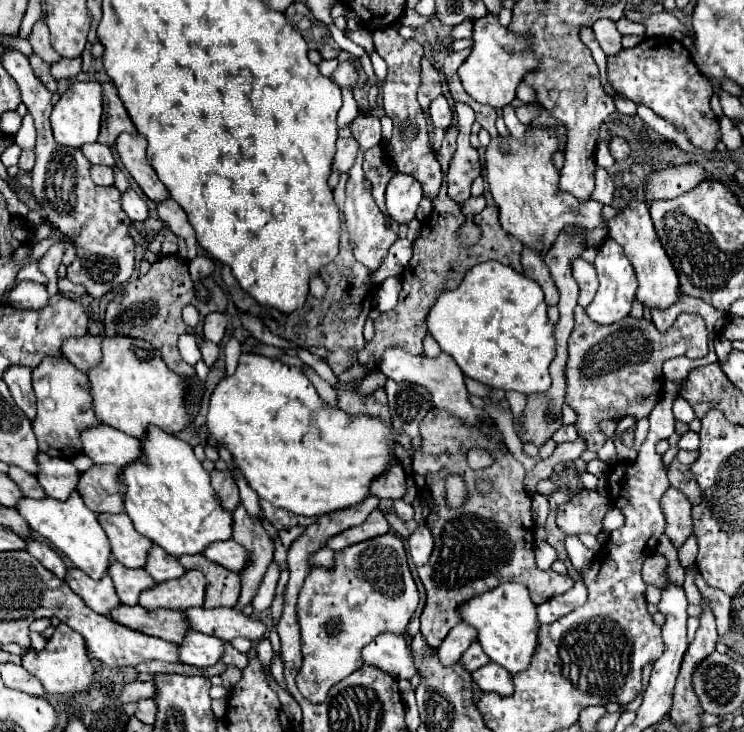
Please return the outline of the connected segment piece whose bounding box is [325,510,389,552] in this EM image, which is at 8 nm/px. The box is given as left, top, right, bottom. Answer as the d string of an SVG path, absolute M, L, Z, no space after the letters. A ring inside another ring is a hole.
M373 510L363 524L359 524L355 528L349 528L347 532L341 532L339 536L331 536L331 540L327 540L325 546L337 552L337 550L343 550L343 548L353 546L357 542L381 536L385 532L389 532L389 524L387 524L385 516L379 510Z

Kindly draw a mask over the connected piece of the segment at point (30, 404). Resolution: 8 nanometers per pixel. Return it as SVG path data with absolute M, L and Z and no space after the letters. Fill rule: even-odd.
M11 366L11 368L7 368L7 372L3 372L3 380L9 386L9 392L11 392L15 404L33 420L37 400L35 400L33 388L31 388L31 368Z

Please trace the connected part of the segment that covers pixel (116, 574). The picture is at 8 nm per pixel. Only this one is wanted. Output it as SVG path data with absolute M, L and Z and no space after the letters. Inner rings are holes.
M117 560L111 562L111 568L107 570L107 574L111 576L117 596L123 604L137 604L139 600L139 592L145 588L151 588L155 584L155 580L143 570L143 568L127 568L123 564L119 564Z

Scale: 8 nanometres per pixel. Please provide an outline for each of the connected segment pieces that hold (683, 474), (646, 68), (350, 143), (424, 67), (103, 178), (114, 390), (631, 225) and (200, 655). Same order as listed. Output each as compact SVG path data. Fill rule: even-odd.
M675 458L669 464L669 482L673 488L681 490L691 504L699 504L701 500L701 488L697 486L697 482L691 476L691 464L695 462L695 458Z
M657 36L643 40L633 48L623 48L619 54L607 58L607 84L617 96L643 104L673 126L683 128L695 148L715 150L715 142L721 138L721 132L719 120L709 106L713 88L707 78L701 76L689 50L681 42Z
M349 136L349 138L339 138L337 140L337 154L335 154L335 160L333 160L333 166L339 170L339 172L349 172L351 164L355 162L355 152L359 150L359 144L355 144L355 138Z
M423 56L423 60L421 60L421 88L419 88L419 104L421 104L423 112L429 110L431 100L435 100L437 96L441 96L441 92L443 92L441 74L439 74L437 68Z
M91 166L91 180L99 186L111 186L113 170L109 166Z
M105 336L101 342L101 352L101 362L87 372L93 410L99 422L135 438L145 434L147 424L155 424L169 434L177 434L187 426L191 418L183 406L185 382L165 366L159 350L137 338Z
M631 202L619 216L609 220L609 236L621 244L621 248L625 250L625 256L629 258L629 262L635 268L637 280L639 280L639 288L637 288L637 300L649 308L669 308L671 304L675 304L675 300L679 300L681 292L679 292L679 276L669 260L669 256L663 252L663 246L659 244L659 238L655 236L655 228L649 216L649 204L645 202Z
M189 630L183 636L183 642L177 644L177 648L179 648L179 662L203 668L215 664L221 658L223 640L215 636L207 636L203 632Z

